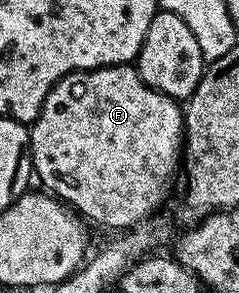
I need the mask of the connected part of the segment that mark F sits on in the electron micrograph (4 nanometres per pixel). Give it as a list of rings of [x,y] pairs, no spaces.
[[[112,64],[110,68],[94,68],[88,72],[72,72],[65,76],[47,94],[41,107],[39,118],[34,120],[29,134],[29,150],[33,158],[33,171],[36,179],[41,179],[46,184],[53,196],[60,198],[70,209],[76,210],[86,221],[94,220],[97,224],[106,224],[113,230],[129,230],[142,222],[148,221],[149,216],[165,200],[169,187],[173,184],[173,175],[178,175],[179,165],[183,160],[183,137],[185,134],[185,117],[183,108],[176,100],[167,94],[157,92],[139,78],[136,67],[128,64]]]

